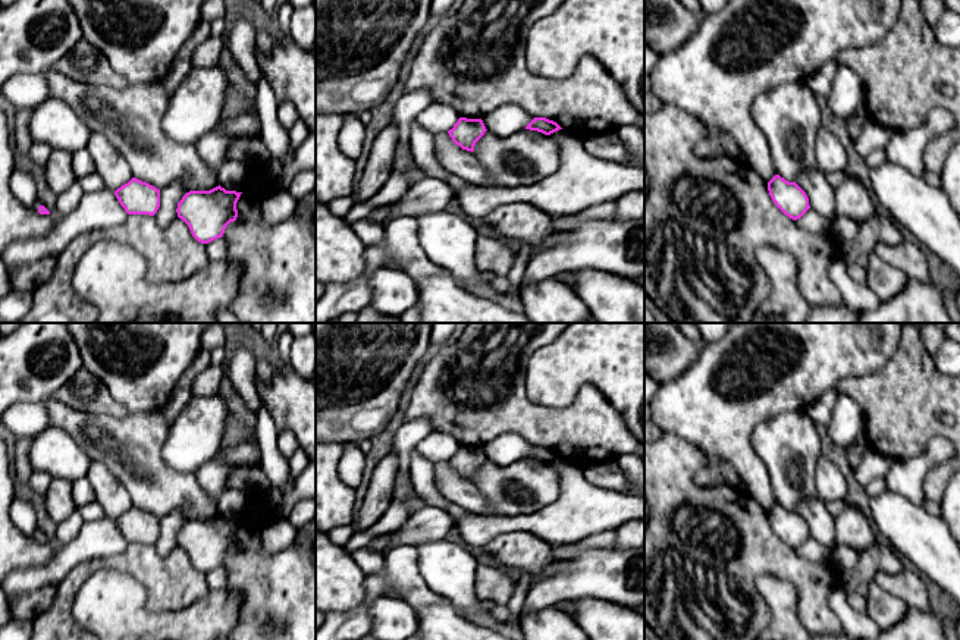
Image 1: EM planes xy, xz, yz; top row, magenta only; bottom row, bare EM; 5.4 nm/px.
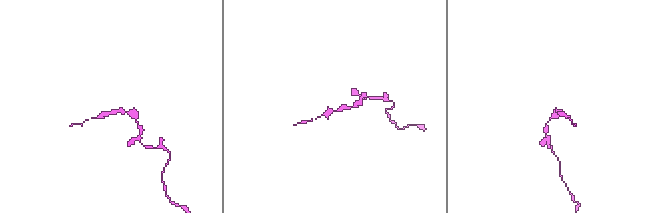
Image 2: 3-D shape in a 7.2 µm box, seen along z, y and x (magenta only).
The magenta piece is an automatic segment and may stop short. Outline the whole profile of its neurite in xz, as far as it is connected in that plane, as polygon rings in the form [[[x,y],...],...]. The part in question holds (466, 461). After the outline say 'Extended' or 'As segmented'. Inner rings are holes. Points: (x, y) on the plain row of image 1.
[[[459,446],[448,462],[457,474],[473,481],[476,471],[484,464],[486,459],[487,458],[481,448]]]. As segmented

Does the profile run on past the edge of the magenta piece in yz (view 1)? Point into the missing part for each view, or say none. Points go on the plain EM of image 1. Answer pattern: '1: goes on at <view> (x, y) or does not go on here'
1: does not go on here

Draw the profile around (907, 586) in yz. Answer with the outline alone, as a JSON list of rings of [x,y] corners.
[[[912,567],[900,574],[876,572],[873,581],[897,599],[922,612],[931,609],[929,594],[922,575]]]

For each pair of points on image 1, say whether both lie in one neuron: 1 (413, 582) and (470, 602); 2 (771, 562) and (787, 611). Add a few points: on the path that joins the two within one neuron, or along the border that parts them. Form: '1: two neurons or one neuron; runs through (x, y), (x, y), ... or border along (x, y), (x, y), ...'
1: two neurons; border along (417, 555), (417, 568), (423, 580), (452, 604)
2: two neurons; border along (755, 580), (761, 576), (788, 580), (799, 602)

